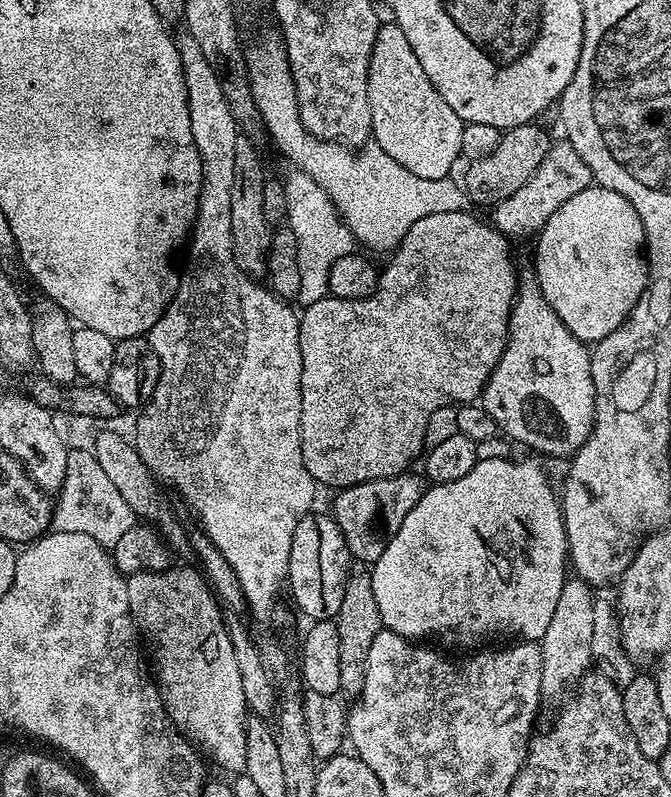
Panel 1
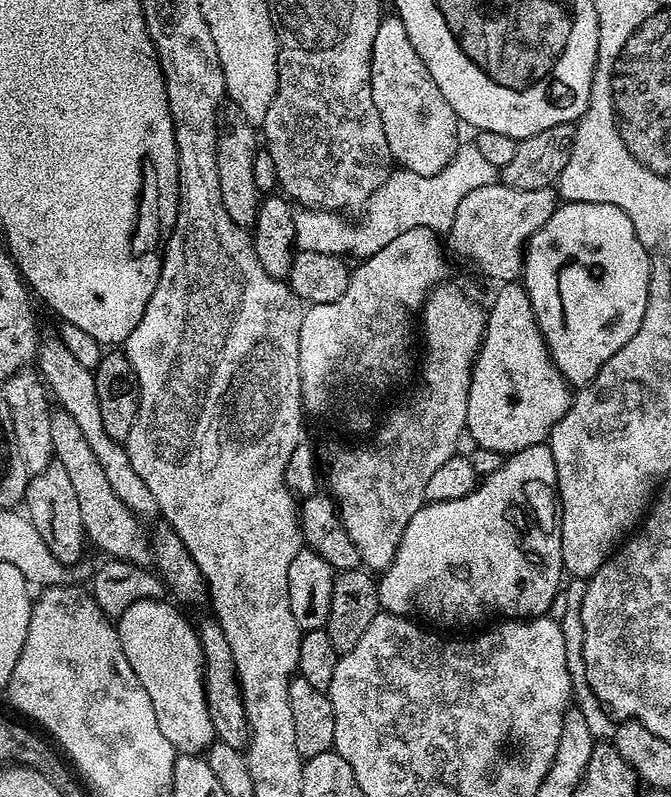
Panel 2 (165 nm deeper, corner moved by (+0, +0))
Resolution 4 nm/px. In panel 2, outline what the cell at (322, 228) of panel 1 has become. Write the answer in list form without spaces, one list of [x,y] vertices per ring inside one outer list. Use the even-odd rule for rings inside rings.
[[[475,142],[461,143],[454,158],[450,158],[450,162],[446,162],[438,174],[414,174],[401,167],[393,170],[388,175],[388,181],[378,186],[378,190],[368,200],[363,215],[356,218],[361,220],[338,212],[328,212],[325,208],[297,207],[294,211],[297,249],[302,252],[314,250],[318,254],[363,258],[378,254],[382,246],[394,242],[394,238],[398,238],[398,234],[406,234],[406,230],[428,228],[437,234],[447,233],[454,222],[454,214],[458,214],[458,202],[462,202],[470,190],[478,190],[478,186],[490,186],[497,183],[497,180],[498,170],[486,162]]]

